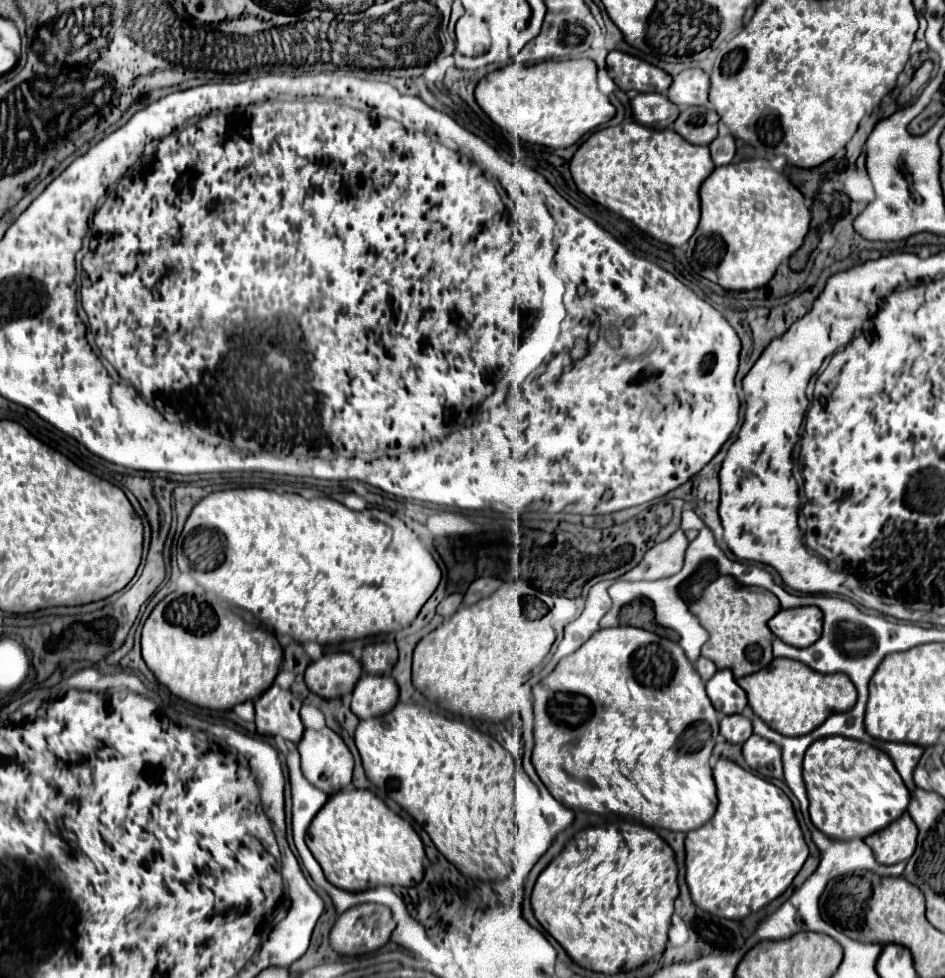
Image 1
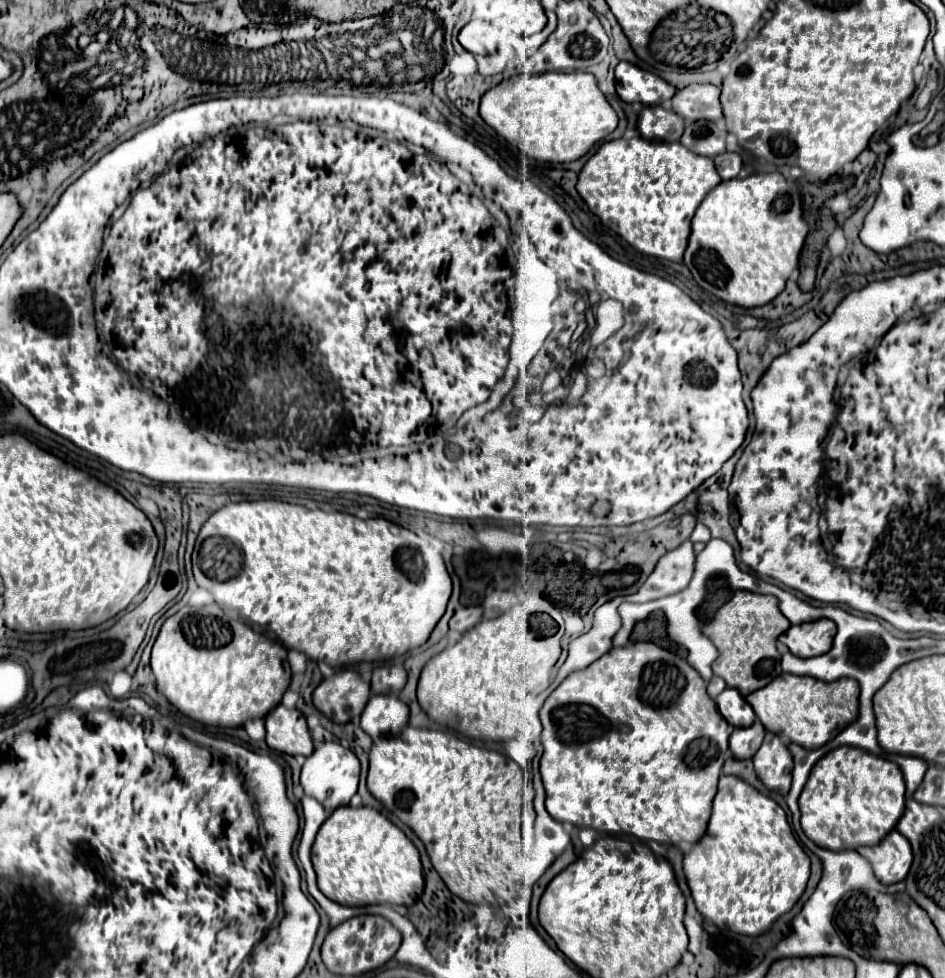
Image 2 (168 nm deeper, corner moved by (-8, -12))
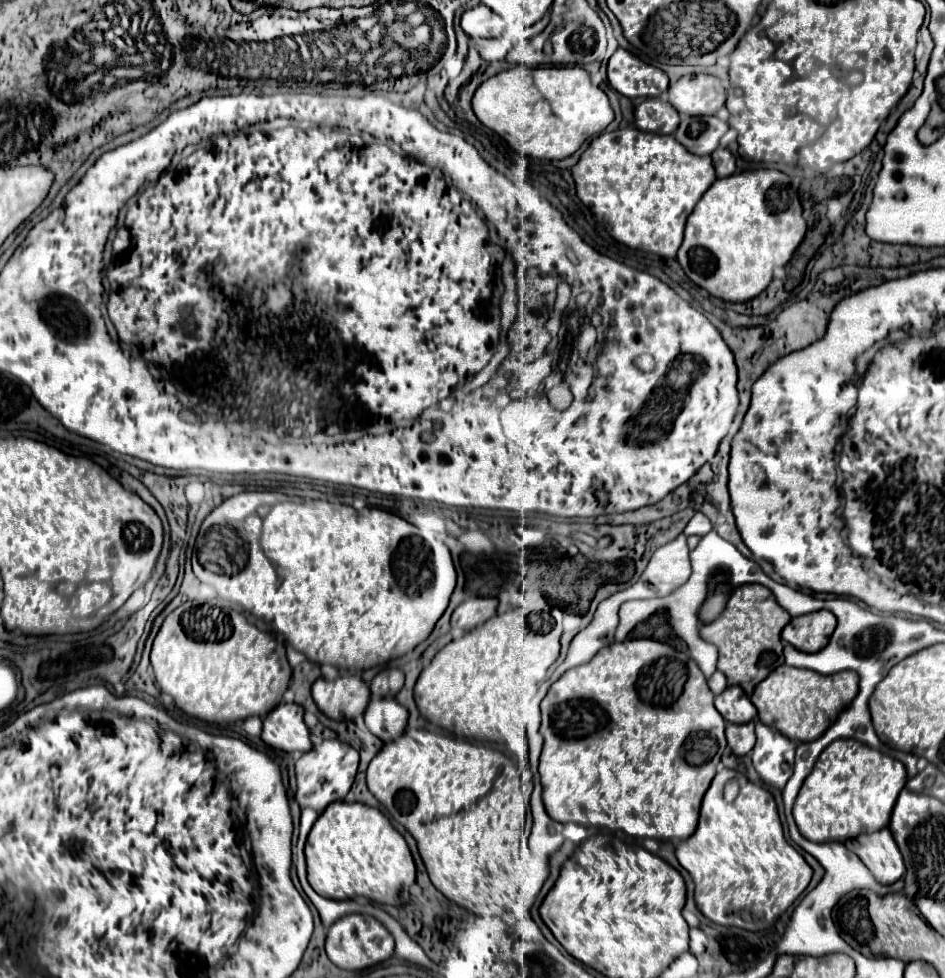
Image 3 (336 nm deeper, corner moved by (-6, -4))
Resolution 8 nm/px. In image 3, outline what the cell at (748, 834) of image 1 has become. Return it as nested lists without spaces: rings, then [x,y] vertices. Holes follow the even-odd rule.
[[[723,768],[713,778],[703,798],[699,826],[691,838],[677,844],[675,856],[695,882],[695,902],[699,910],[715,924],[735,926],[751,932],[759,932],[773,926],[775,920],[805,892],[813,876],[813,870],[805,862],[805,858],[785,840],[771,792],[765,790],[763,786],[753,784],[747,776],[729,768]],[[729,778],[739,780],[739,786],[741,786],[739,796],[731,804],[723,800],[723,786]]]

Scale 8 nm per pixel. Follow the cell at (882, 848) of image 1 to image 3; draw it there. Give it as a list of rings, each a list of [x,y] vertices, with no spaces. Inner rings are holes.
[[[883,828],[875,834],[863,834],[853,840],[845,840],[845,846],[855,852],[863,864],[867,864],[875,880],[881,884],[893,884],[905,872],[903,856],[889,828]]]

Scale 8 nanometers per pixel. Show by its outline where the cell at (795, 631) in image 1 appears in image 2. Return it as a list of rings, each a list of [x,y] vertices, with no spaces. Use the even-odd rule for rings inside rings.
[[[815,620],[791,626],[785,634],[779,636],[779,642],[783,642],[791,650],[791,654],[799,658],[813,658],[831,650],[833,636],[835,622]]]

